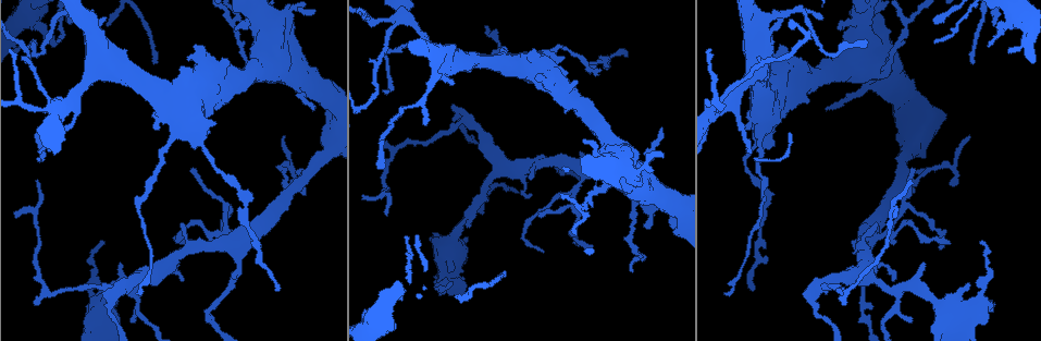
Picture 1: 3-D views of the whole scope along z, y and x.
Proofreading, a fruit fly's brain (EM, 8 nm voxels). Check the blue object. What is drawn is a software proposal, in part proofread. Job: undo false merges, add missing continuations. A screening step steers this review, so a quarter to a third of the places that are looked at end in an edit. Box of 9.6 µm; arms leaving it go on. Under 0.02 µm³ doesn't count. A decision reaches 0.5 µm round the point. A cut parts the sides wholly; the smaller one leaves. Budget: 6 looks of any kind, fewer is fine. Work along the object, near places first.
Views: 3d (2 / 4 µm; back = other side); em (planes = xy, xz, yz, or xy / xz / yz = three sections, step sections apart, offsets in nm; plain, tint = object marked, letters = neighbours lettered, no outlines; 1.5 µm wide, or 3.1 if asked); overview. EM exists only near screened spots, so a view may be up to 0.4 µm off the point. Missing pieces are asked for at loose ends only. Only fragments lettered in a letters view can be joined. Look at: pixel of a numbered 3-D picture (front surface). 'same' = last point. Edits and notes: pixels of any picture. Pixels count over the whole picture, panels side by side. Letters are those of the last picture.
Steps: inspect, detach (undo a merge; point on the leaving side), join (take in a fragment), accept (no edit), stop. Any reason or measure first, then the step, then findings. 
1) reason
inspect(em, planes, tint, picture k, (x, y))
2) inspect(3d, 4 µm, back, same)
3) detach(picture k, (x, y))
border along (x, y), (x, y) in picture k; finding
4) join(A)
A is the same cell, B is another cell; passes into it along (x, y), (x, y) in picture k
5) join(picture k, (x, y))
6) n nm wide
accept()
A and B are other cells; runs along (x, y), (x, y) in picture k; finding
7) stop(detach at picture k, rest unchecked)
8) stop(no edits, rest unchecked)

tapers out
inspect(3d, 2 µm, back, picture 1, (953, 186))

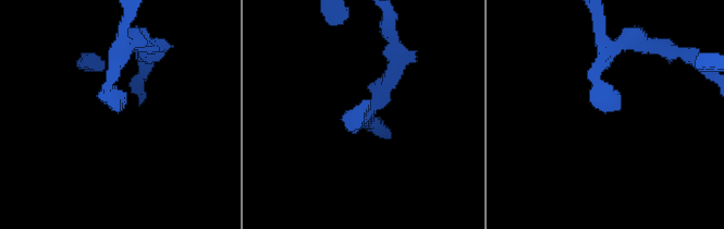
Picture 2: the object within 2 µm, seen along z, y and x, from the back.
inspect(em, planes, letters, picture 2, (611, 110))

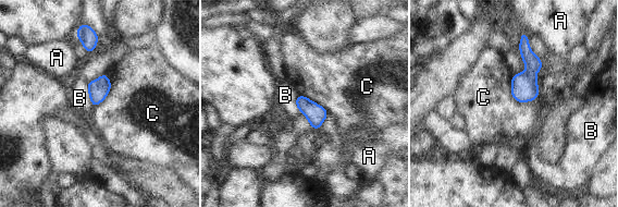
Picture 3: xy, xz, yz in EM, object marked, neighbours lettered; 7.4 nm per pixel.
140 nm wide
accept()
A, B and C are other cells; border along (513, 74), (515, 99), (538, 97) in picture 3; none of them fits

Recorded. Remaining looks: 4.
branch stops here
inspect(em, xz, step 8, tint, picture 1, (894, 216))

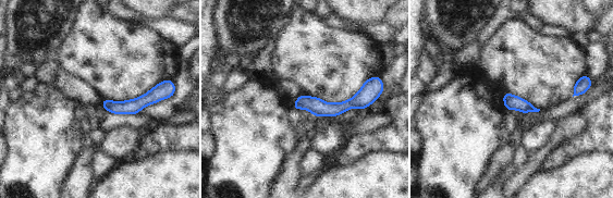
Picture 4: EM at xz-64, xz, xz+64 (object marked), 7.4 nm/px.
inspect(em, planes, tint, same)

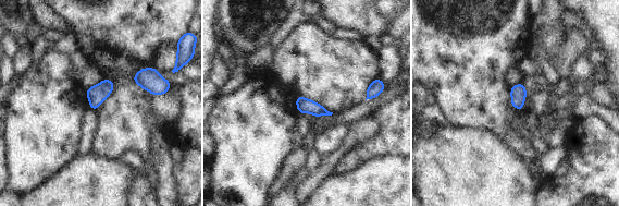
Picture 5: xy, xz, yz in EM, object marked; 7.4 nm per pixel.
what lies round it
inspect(em, planes, letters, same)

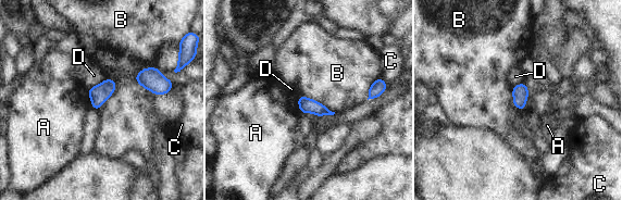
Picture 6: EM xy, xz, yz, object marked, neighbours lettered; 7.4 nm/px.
110 nm wide
accept()
A, B, C and D are other cells; border along (146, 66), (135, 79), (154, 94) in picture 6; none of them fits

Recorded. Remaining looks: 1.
free end
inspect(em, planes, letters, picture 1, (102, 295))

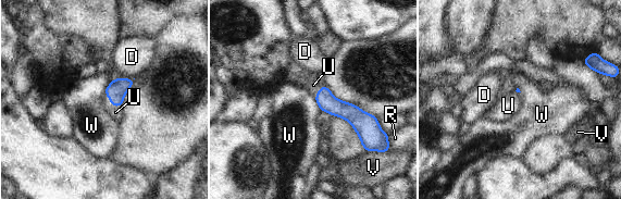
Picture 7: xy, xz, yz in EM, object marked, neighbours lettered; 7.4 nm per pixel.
U touches over 170 nm
join(picture 7, (115, 112))
U is the same cell, D, R, V and W are other cells; passes into it along (115, 91), (111, 102), (115, 112) in picture 7; it goes on there

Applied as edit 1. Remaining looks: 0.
stop(join at picture 7, rest unchecked)

